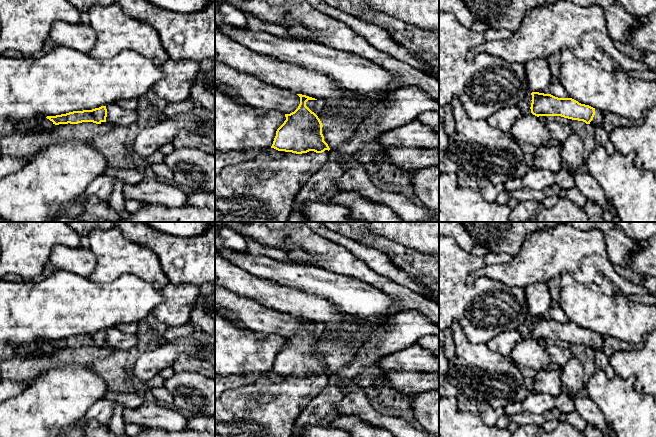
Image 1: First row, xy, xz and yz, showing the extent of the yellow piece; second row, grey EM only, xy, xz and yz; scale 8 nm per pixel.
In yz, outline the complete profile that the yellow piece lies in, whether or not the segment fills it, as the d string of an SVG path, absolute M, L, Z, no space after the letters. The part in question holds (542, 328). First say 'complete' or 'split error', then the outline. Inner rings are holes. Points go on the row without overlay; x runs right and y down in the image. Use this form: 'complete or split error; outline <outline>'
split error; outline M532 316L531 337L539 340L561 340L602 351L604 336L572 322L558 322L551 318Z

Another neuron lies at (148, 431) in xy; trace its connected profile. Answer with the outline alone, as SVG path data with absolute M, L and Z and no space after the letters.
M146 427L136 437L215 437L211 433L186 429L183 431L168 431L161 428Z

